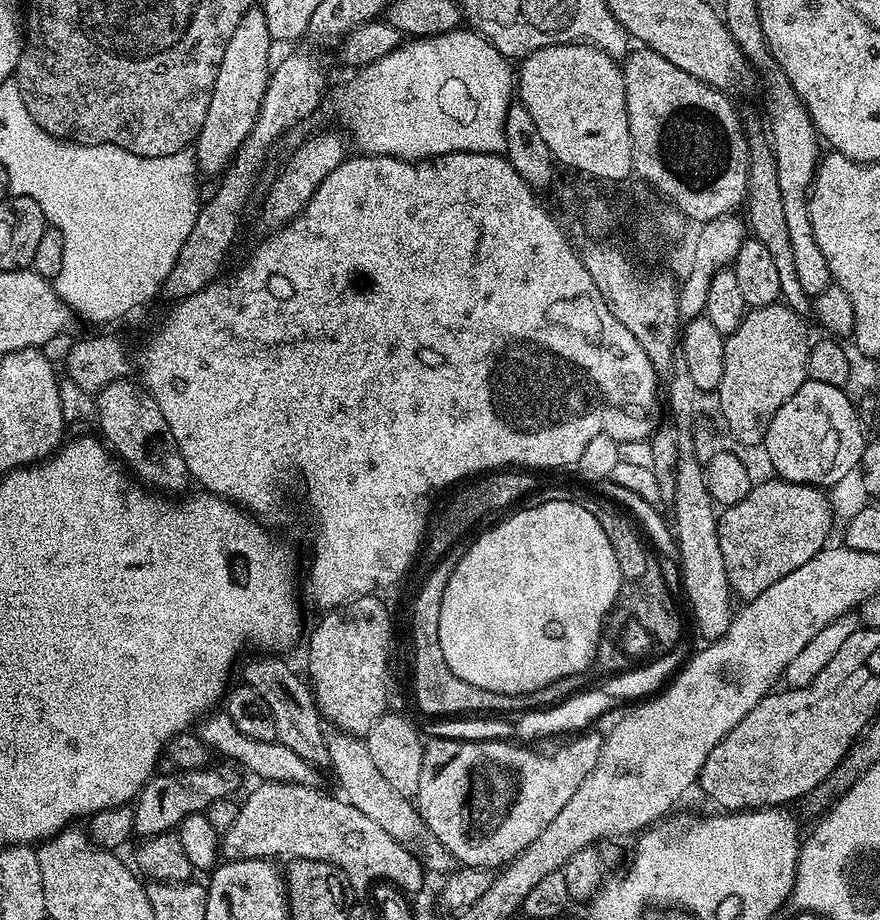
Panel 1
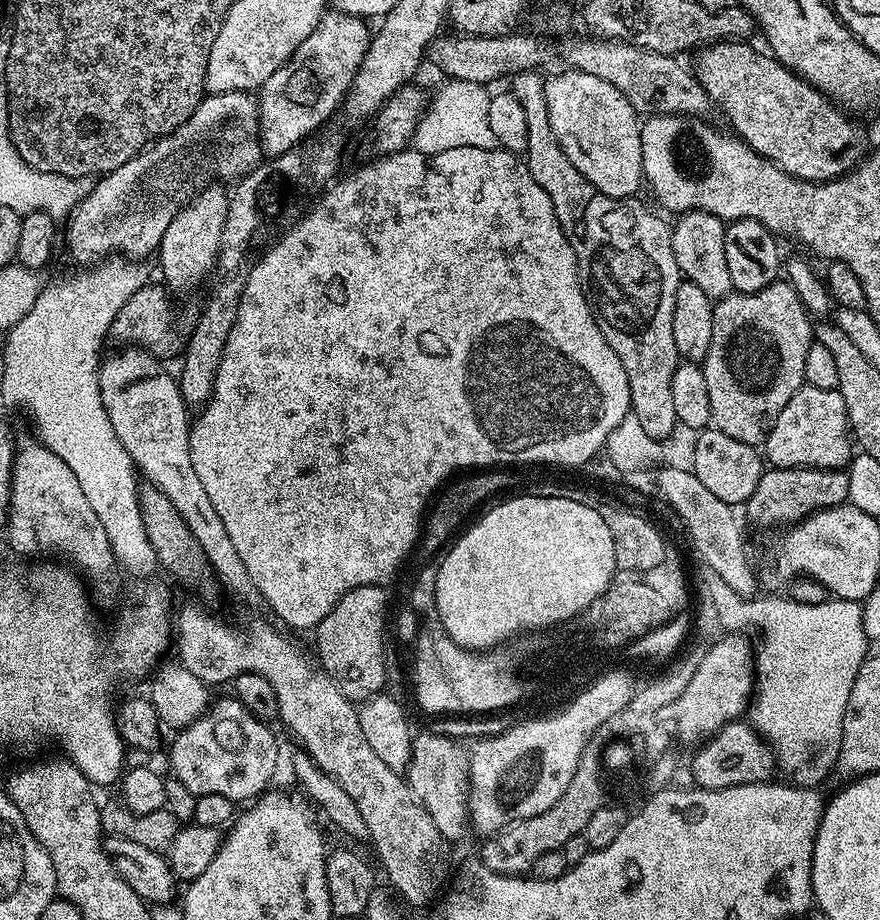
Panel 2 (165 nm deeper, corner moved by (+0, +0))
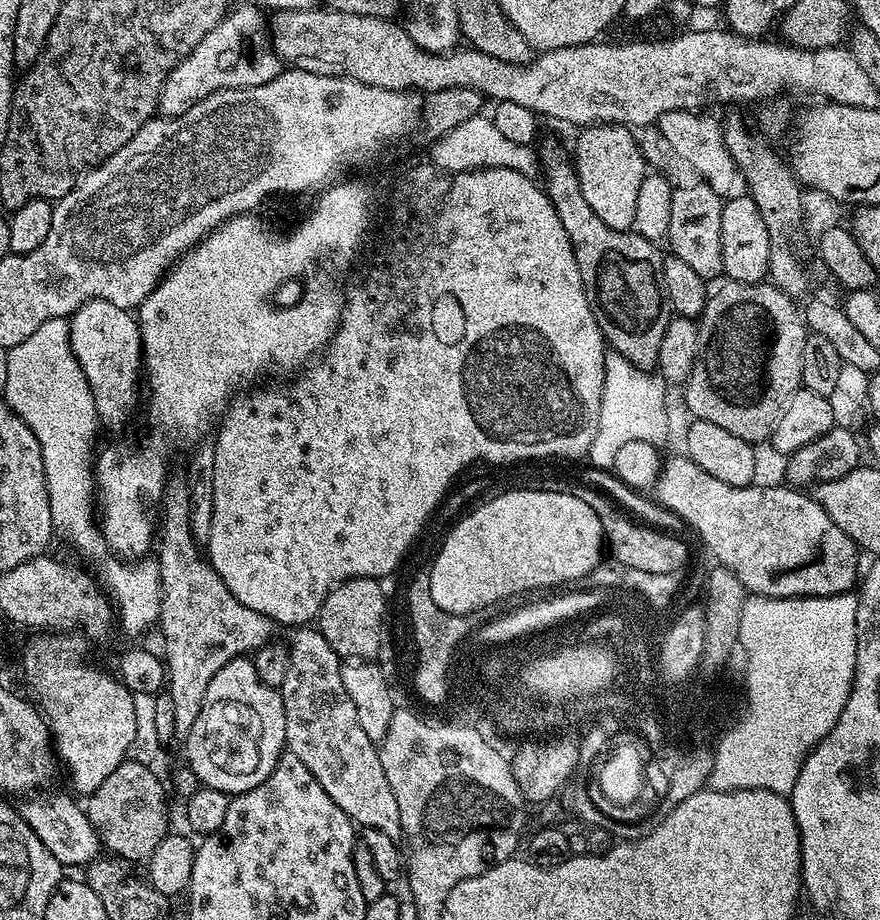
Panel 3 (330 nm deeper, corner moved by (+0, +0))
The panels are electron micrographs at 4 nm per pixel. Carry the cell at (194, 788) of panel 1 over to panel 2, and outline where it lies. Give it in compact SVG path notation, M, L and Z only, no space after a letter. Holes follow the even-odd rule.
M219 700L209 707L202 719L175 733L176 741L168 752L171 775L195 796L223 794L237 802L251 801L271 785L268 783L276 772L280 748L275 734L268 729L271 727L250 714L240 700Z

